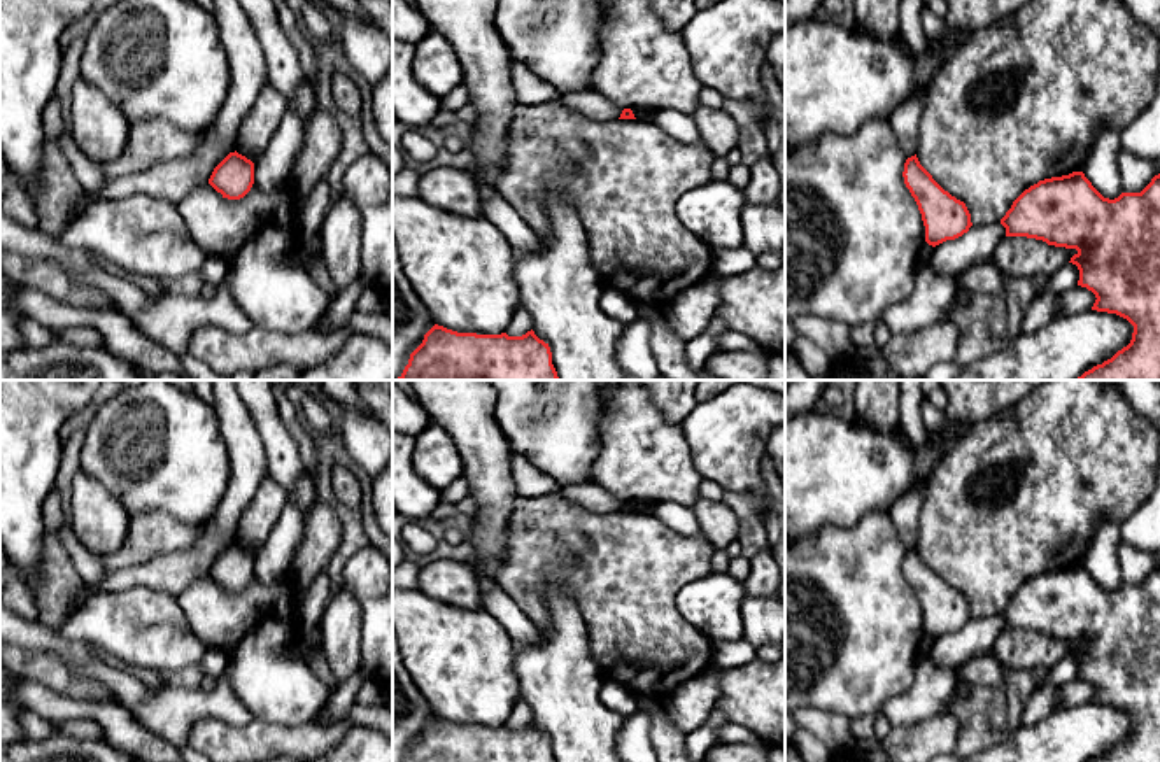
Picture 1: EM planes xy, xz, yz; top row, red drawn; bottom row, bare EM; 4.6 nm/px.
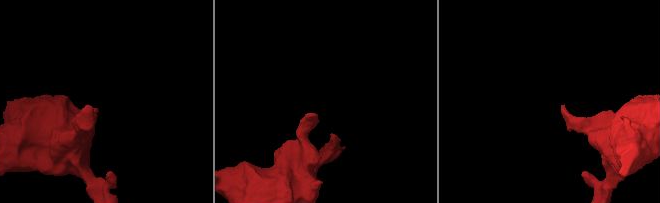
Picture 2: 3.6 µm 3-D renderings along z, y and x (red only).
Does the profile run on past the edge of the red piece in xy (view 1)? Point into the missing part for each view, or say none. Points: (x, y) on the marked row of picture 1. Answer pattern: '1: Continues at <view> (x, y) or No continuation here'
1: No continuation here

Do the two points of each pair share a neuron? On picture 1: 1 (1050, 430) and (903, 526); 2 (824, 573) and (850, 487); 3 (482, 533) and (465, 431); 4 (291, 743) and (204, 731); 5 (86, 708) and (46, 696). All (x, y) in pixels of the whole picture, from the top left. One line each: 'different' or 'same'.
1: different
2: different
3: same
4: same
5: same

